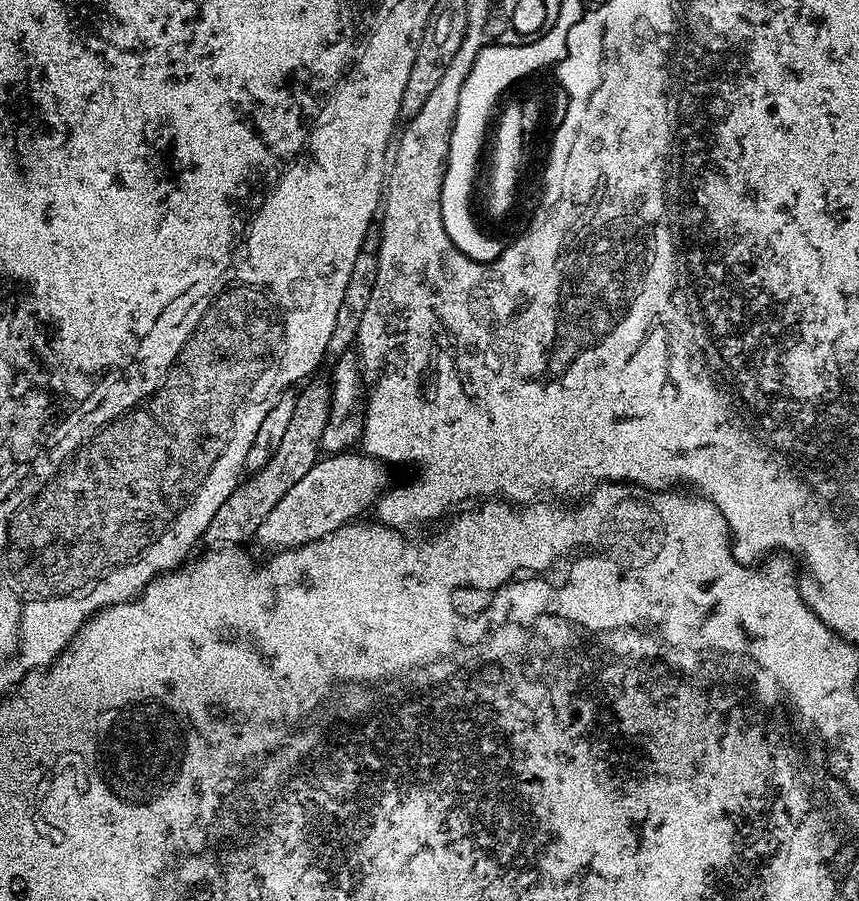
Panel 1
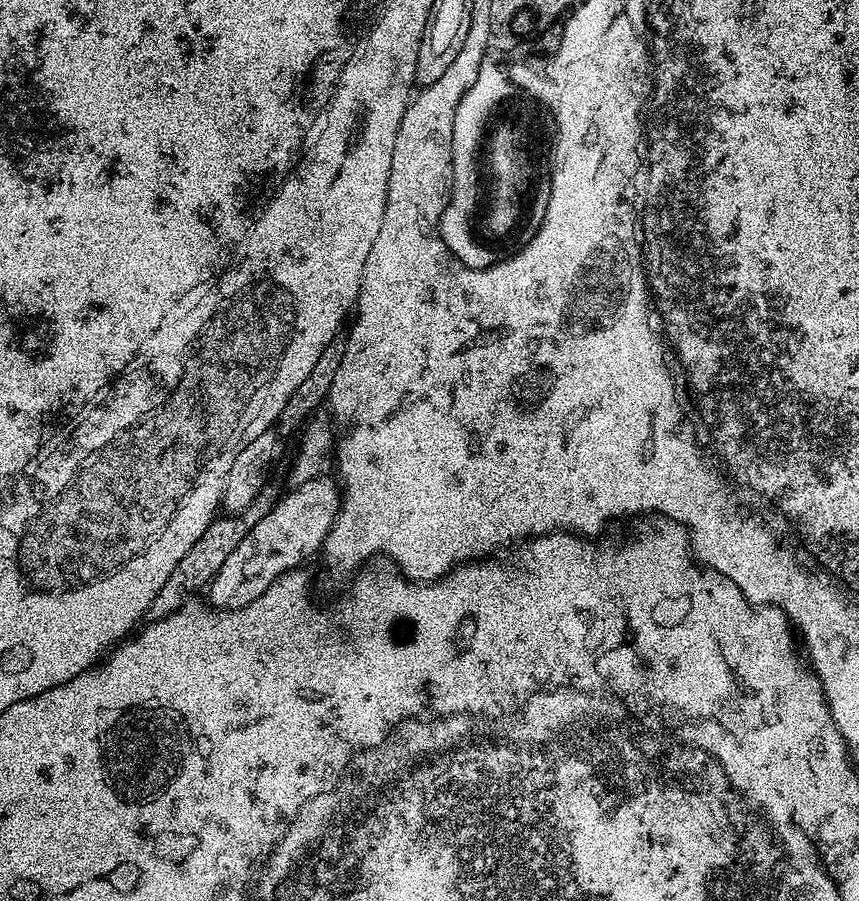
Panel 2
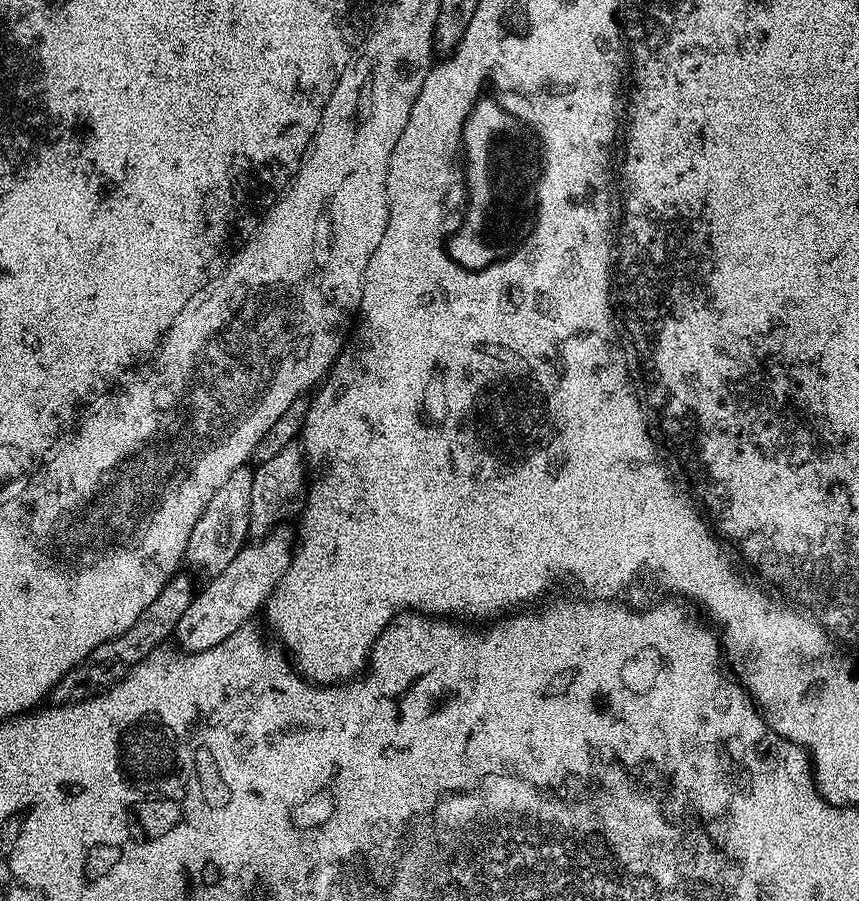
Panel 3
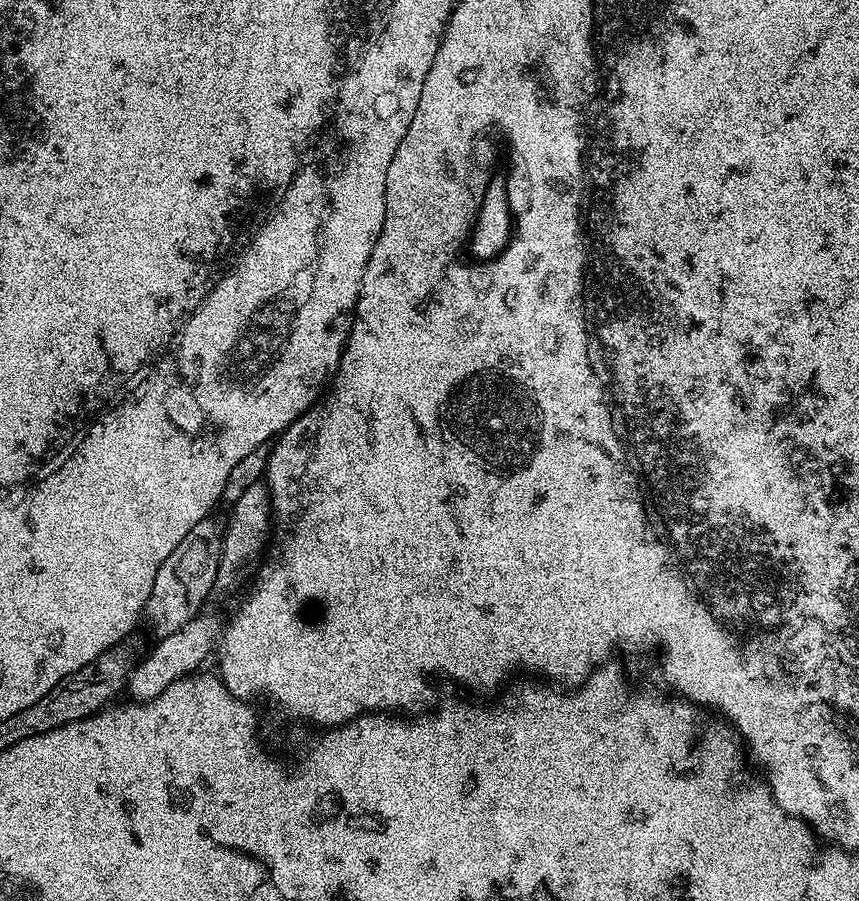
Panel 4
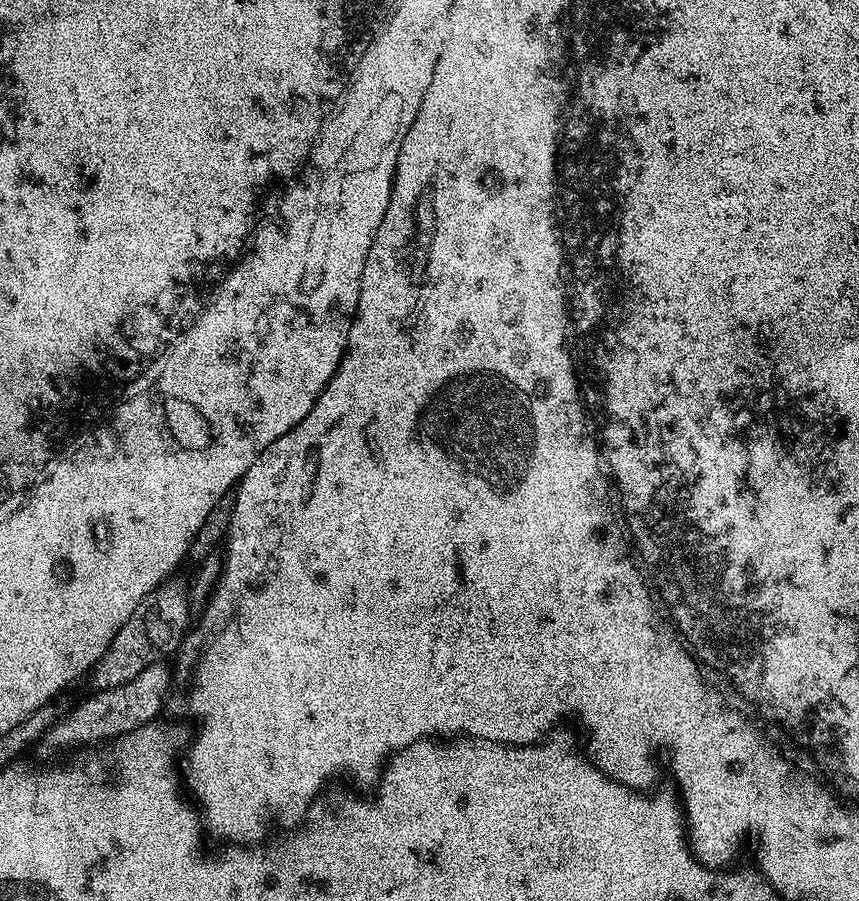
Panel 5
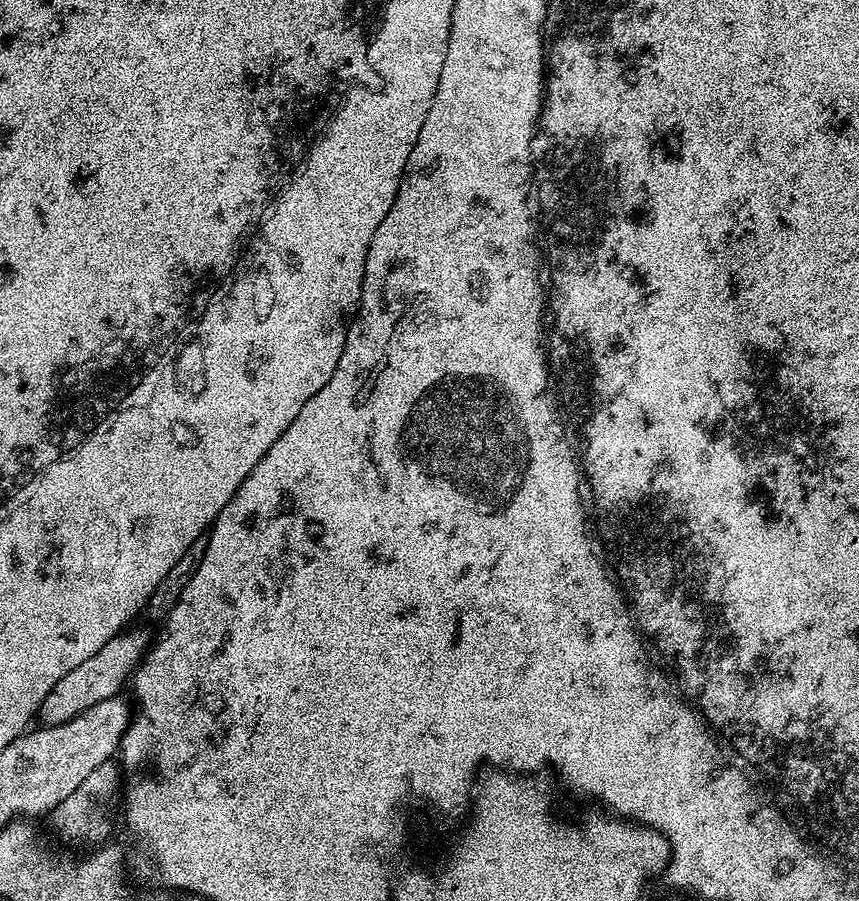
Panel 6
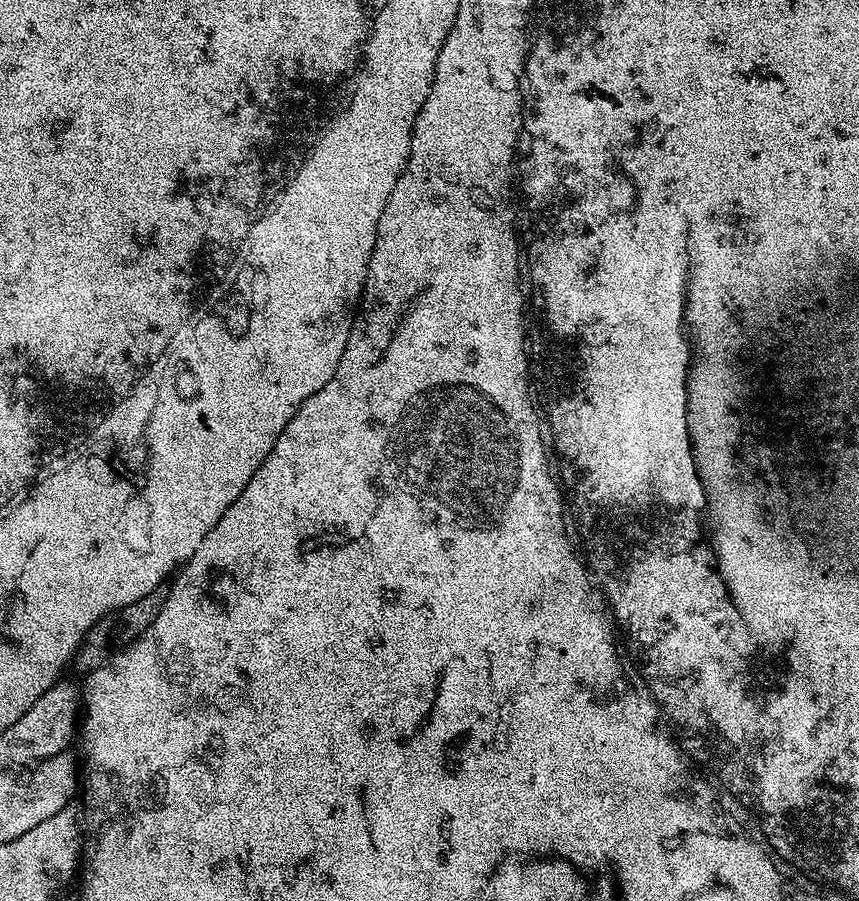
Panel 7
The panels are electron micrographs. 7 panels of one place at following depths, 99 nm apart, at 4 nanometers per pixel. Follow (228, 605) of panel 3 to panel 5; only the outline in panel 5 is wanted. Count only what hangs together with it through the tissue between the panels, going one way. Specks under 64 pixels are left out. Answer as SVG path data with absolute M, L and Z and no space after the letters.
M161 662L146 666L130 682L122 682L122 686L101 688L93 691L93 696L88 696L69 716L61 715L56 723L48 729L46 741L52 748L80 748L96 746L101 742L111 742L117 736L125 736L135 728L144 724L151 724L164 708L164 699L168 696L168 687L174 684L174 676L169 665Z

